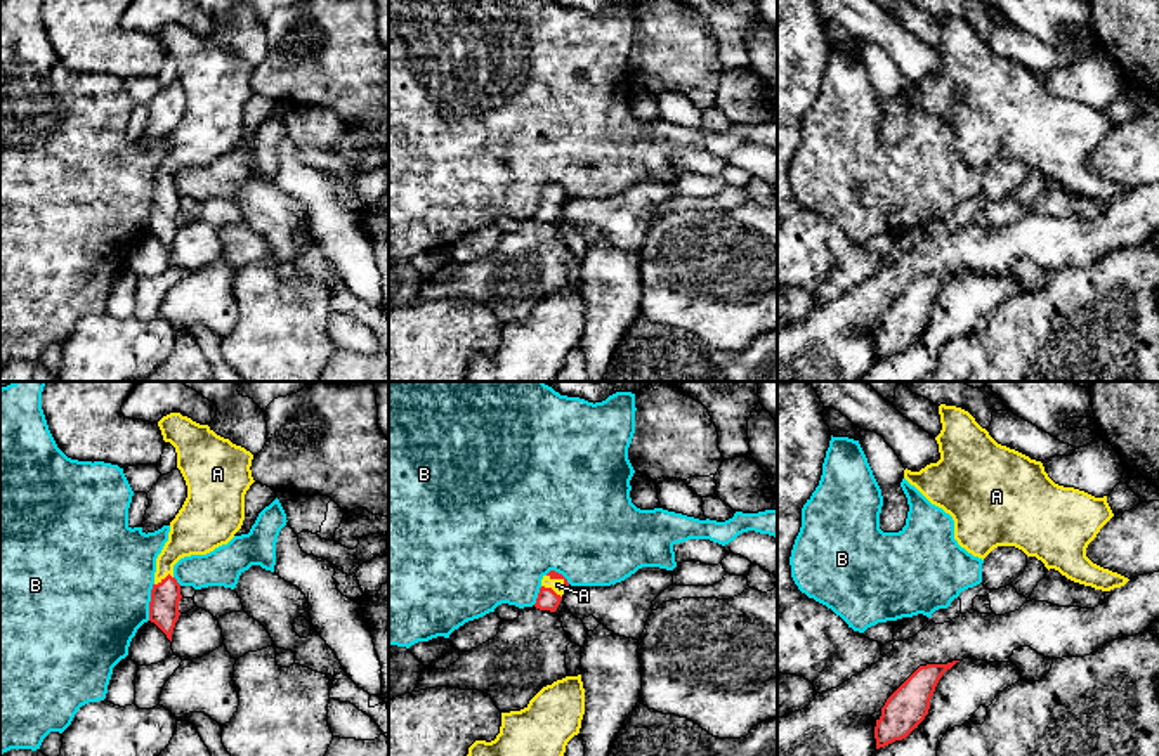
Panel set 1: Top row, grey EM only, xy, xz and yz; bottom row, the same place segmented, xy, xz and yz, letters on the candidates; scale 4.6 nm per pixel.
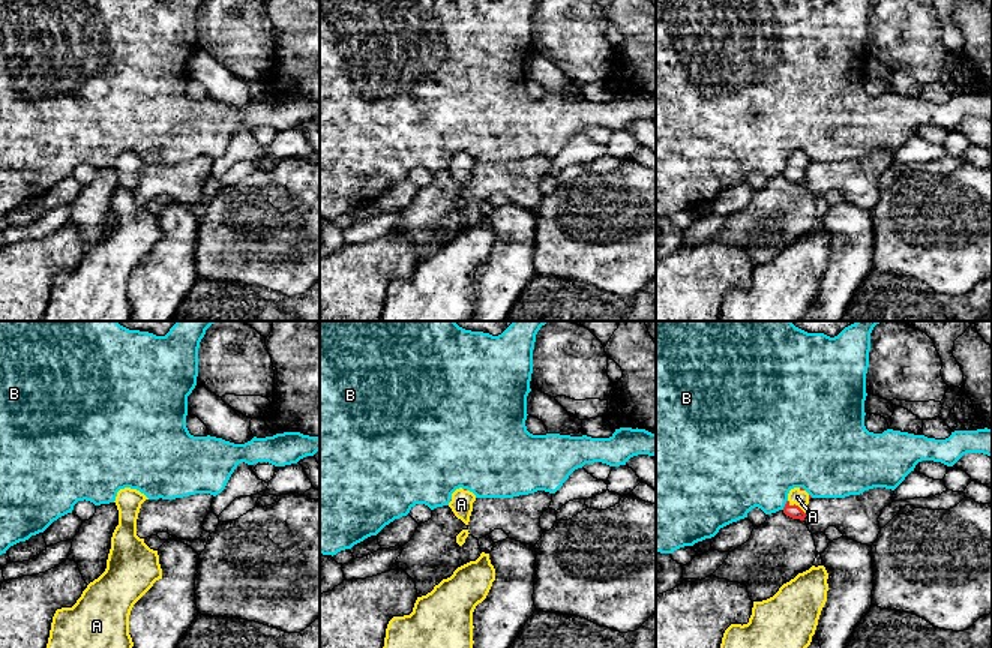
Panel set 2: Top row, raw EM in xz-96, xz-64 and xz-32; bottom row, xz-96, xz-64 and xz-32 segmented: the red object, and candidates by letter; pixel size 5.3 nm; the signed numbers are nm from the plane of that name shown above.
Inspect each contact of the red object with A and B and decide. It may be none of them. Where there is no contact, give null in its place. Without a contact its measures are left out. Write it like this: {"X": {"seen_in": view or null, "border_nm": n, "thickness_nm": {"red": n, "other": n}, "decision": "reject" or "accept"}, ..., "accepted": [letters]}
{"A": {"seen_in": "xy", "border_nm": 100, "thickness_nm": {"red": 140, "other": 200}, "decision": "accept"}, "B": {"seen_in": "xy", "border_nm": 180, "thickness_nm": {"red": 140, "other": 500}, "decision": "reject"}, "accepted": ["A"]}

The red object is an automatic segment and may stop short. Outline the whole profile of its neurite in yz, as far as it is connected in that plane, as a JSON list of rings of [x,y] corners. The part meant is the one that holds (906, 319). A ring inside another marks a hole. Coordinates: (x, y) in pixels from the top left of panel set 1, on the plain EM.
[[[956,274],[920,277],[885,314],[876,331],[876,361],[906,350],[928,326],[942,286]]]

